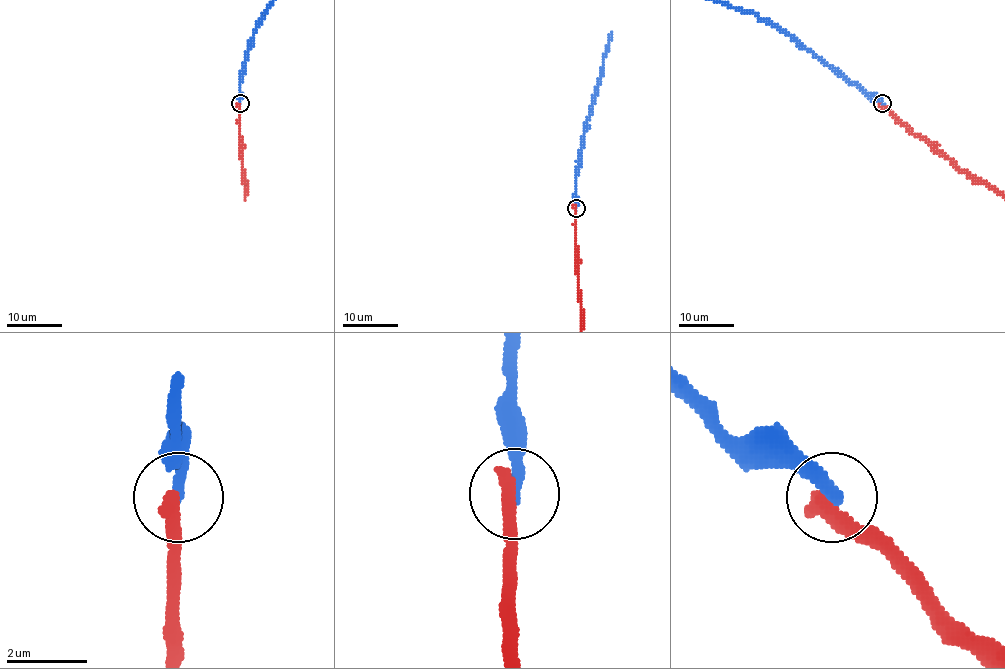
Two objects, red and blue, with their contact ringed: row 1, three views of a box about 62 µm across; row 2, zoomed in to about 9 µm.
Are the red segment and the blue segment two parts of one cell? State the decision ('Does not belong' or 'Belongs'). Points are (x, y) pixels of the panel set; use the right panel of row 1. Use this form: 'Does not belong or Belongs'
Does not belong

